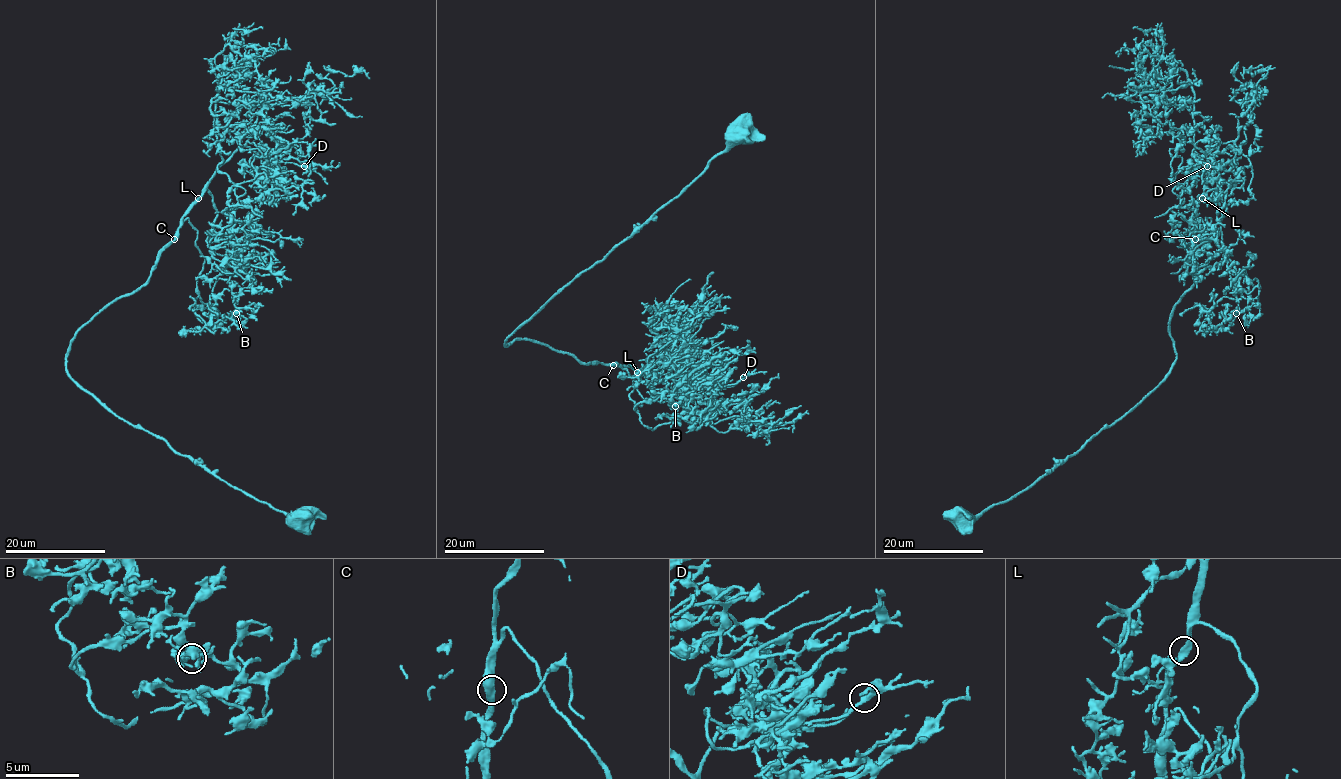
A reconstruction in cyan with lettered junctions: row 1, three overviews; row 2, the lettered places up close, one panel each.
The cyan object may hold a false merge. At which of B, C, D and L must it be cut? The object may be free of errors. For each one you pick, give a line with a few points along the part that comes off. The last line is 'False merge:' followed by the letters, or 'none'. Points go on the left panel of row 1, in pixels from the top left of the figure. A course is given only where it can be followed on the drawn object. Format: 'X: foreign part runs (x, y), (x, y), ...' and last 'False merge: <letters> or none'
False merge: none

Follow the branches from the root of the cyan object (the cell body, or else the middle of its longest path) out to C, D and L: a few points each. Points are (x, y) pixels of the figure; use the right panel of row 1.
C: (965, 517), (1025, 490), (1130, 411), (1167, 376), (1176, 358), (1169, 316), (1193, 284), (1195, 239)
D: (965, 517), (1025, 490), (1167, 376), (1196, 204), (1234, 143), (1207, 166)
L: (965, 517), (1025, 490), (1130, 411), (1167, 376), (1176, 358), (1169, 316), (1193, 284), (1195, 215), (1202, 197)

